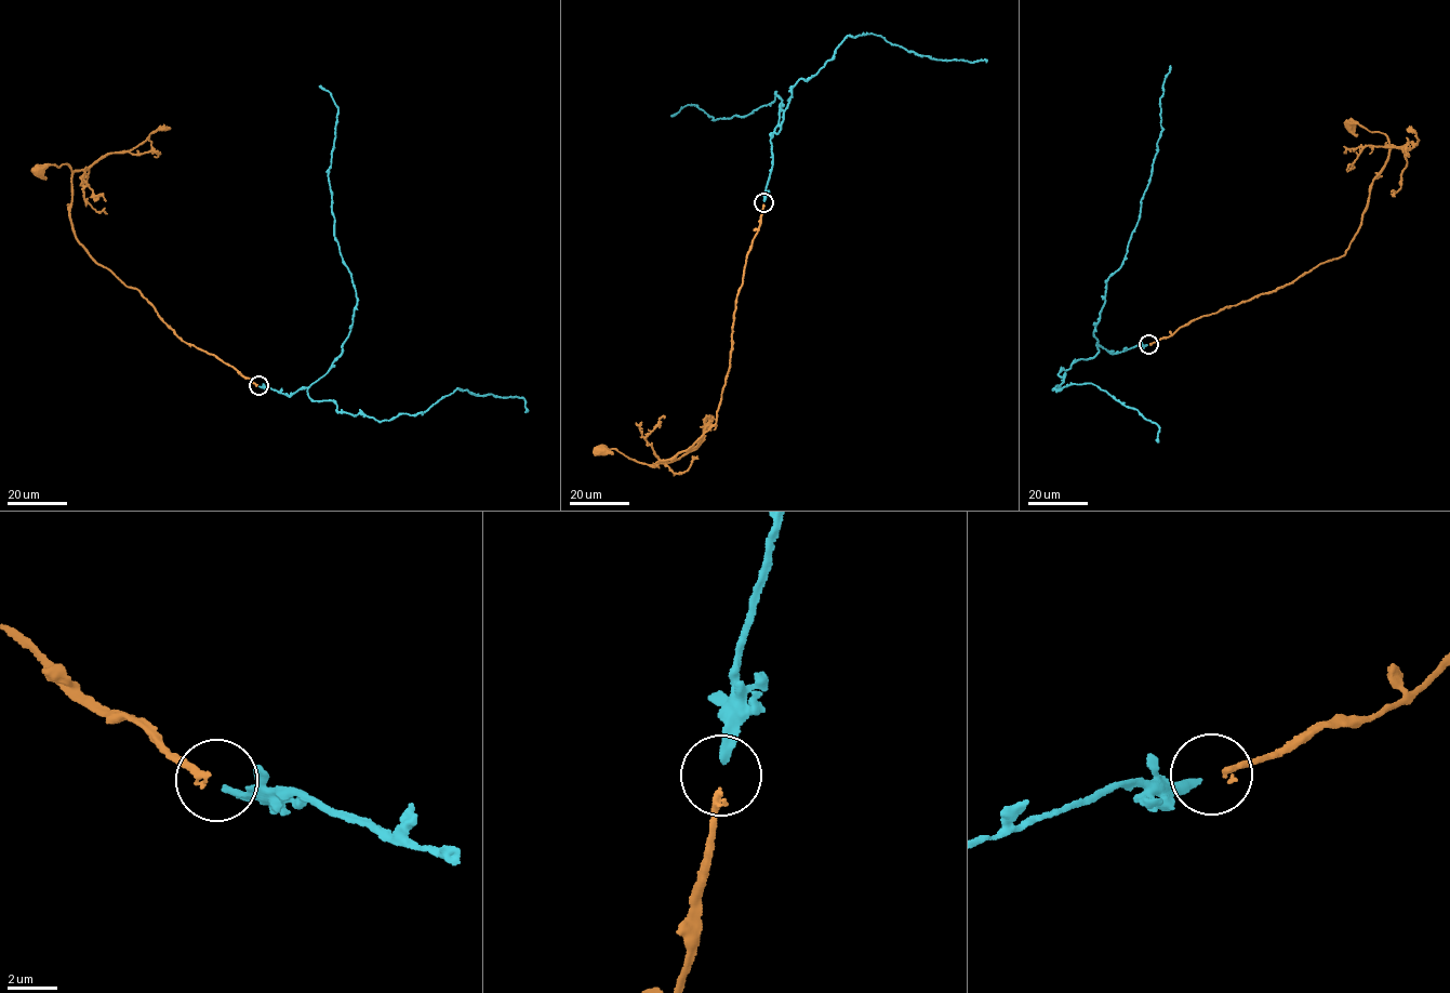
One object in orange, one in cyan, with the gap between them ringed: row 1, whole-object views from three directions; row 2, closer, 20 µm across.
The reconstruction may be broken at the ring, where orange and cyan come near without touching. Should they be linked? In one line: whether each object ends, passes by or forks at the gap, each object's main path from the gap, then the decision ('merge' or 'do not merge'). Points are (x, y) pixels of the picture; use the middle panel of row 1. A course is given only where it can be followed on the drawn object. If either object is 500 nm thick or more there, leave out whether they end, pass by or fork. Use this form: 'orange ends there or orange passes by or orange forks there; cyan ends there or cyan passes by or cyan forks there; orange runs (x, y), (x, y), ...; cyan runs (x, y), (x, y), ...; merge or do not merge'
orange ends there; cyan ends there; orange runs (763, 203), (735, 300), (730, 365), (716, 423), (693, 444), (656, 465), (628, 459), (615, 449), (598, 450); cyan runs (763, 201), (782, 98), (774, 93), (774, 101), (730, 118), (714, 120), (693, 104), (670, 116); merge

